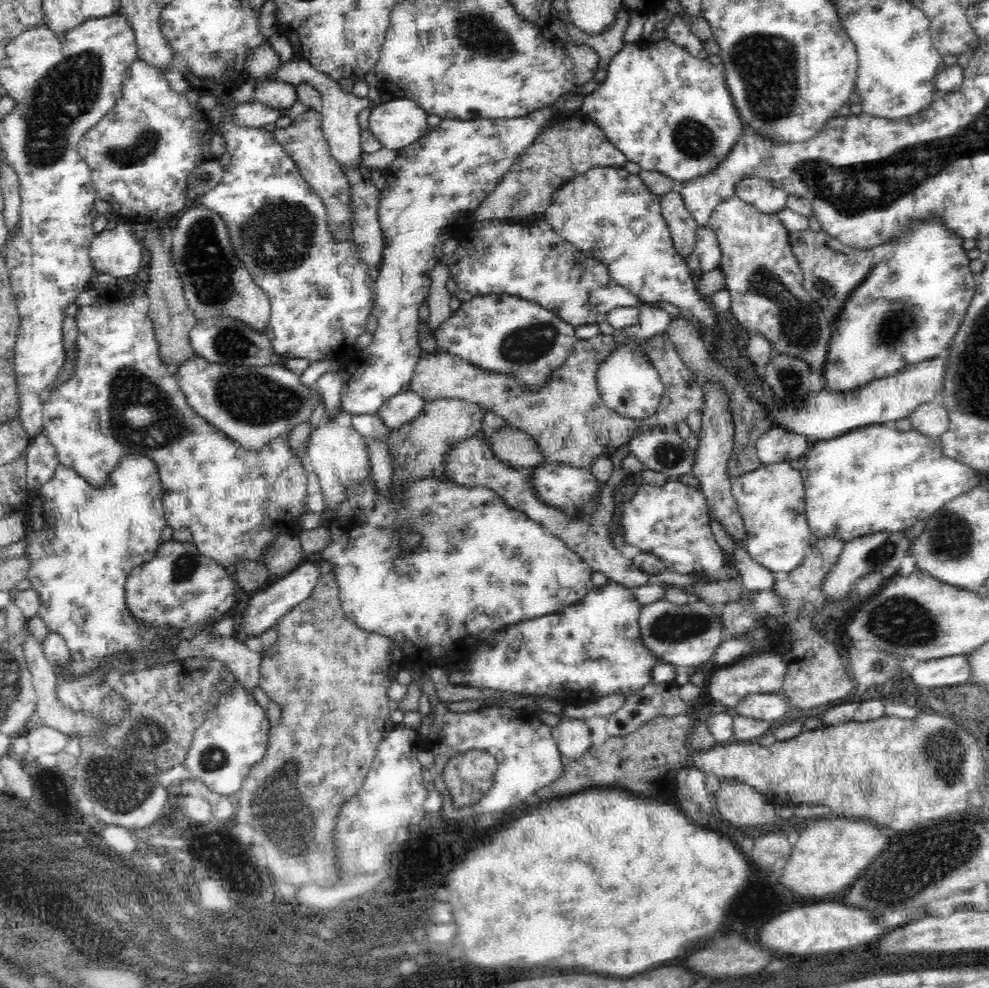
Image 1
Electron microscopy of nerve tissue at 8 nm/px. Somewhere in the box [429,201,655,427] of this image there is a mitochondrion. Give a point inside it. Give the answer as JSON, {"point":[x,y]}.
{"point":[528,344]}

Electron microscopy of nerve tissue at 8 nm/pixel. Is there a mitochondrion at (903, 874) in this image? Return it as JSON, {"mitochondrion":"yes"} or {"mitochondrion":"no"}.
{"mitochondrion":"yes"}

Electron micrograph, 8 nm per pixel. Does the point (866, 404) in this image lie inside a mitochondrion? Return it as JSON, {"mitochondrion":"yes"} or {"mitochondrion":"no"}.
{"mitochondrion":"no"}

